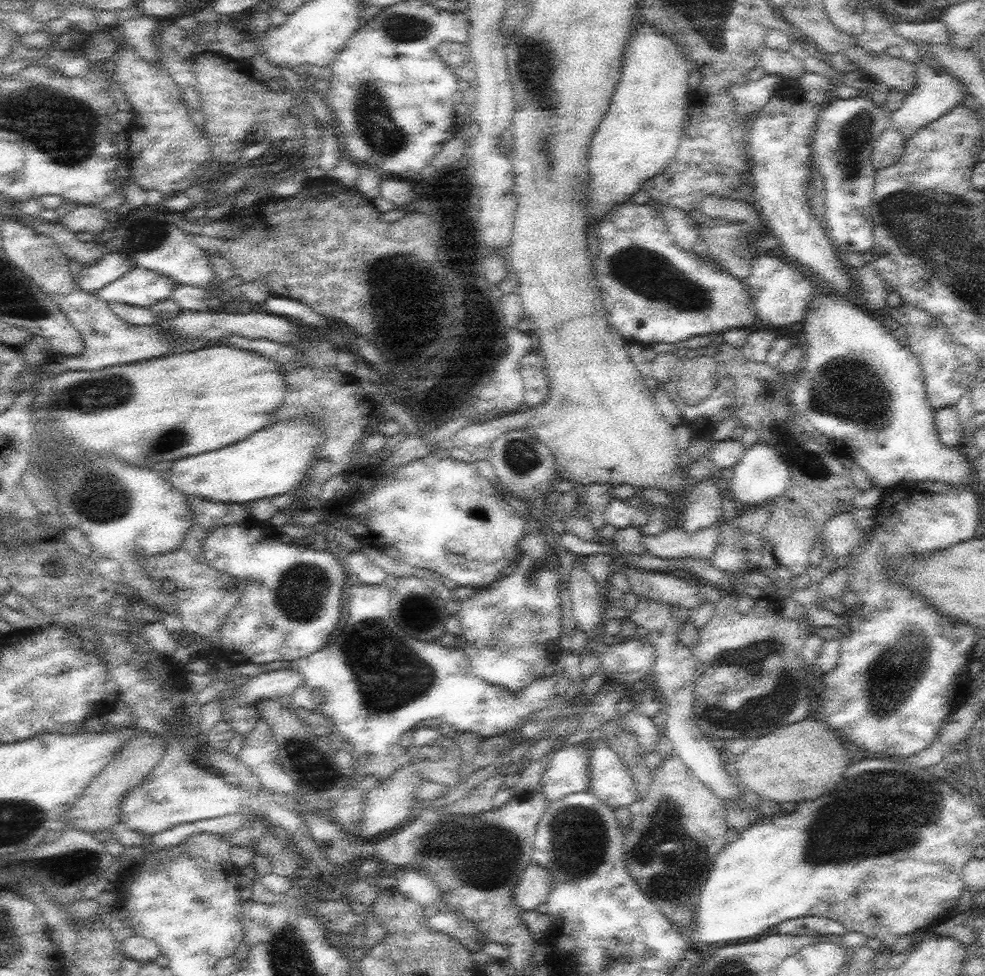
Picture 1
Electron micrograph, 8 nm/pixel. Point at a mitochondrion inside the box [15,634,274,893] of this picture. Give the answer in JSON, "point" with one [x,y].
{"point":[63,866]}

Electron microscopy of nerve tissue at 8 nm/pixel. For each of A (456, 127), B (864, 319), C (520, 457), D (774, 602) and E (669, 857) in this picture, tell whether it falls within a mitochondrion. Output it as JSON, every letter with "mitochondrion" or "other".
{"A":"other","B":"other","C":"mitochondrion","D":"other","E":"mitochondrion"}

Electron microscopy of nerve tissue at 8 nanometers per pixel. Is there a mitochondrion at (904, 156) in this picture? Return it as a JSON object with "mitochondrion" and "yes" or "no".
{"mitochondrion":"no"}

